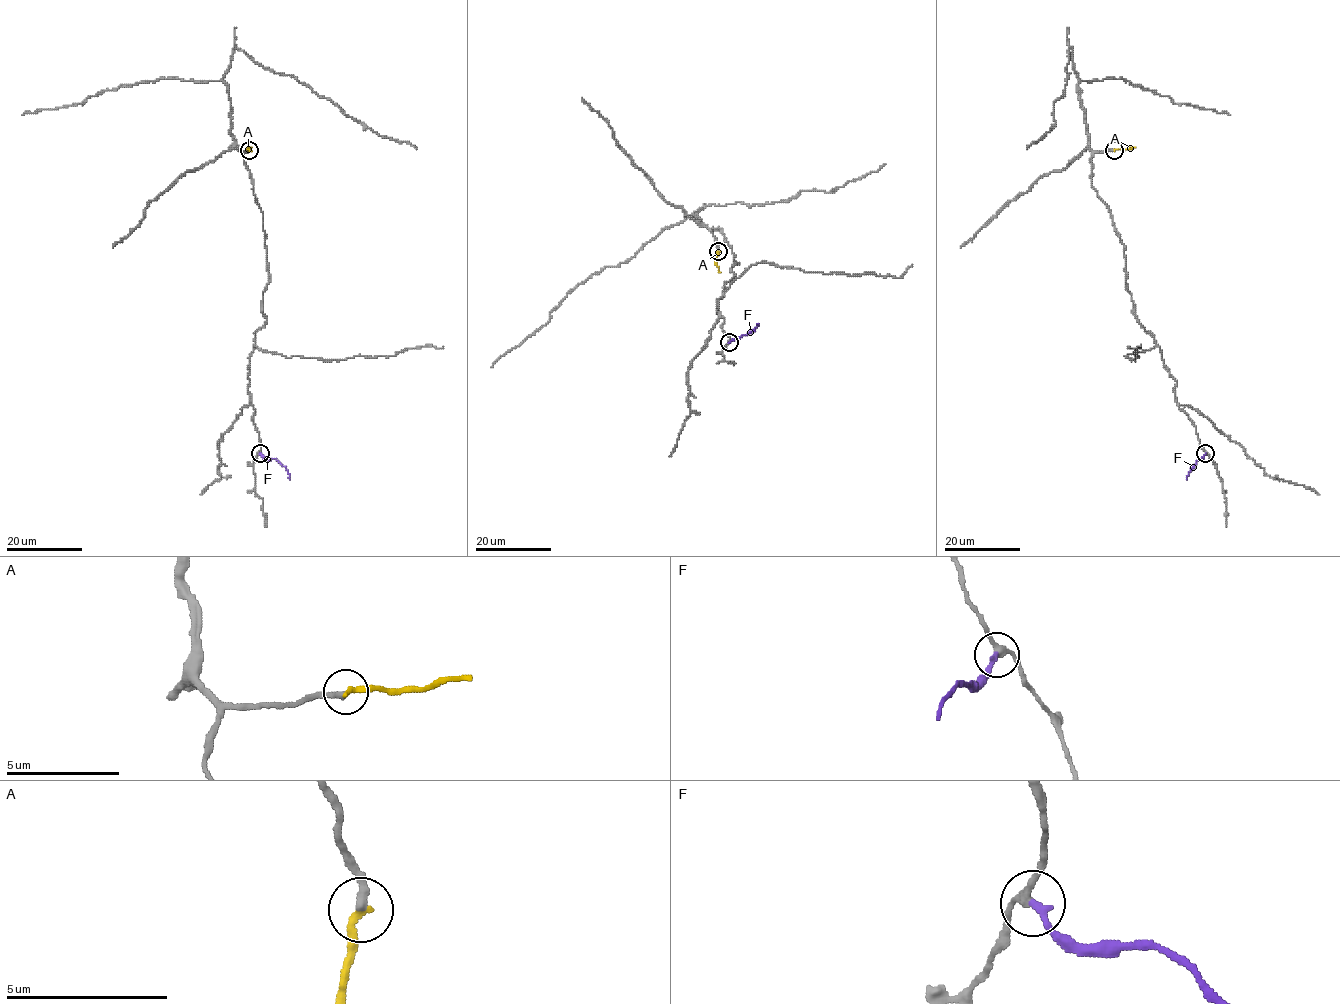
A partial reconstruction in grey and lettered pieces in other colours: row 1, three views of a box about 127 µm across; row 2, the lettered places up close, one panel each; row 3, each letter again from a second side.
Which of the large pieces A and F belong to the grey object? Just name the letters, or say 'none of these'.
A

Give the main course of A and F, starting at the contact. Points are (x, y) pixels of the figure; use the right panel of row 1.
A: (1114, 149), (1135, 147)
F: (1205, 453), (1186, 479)

